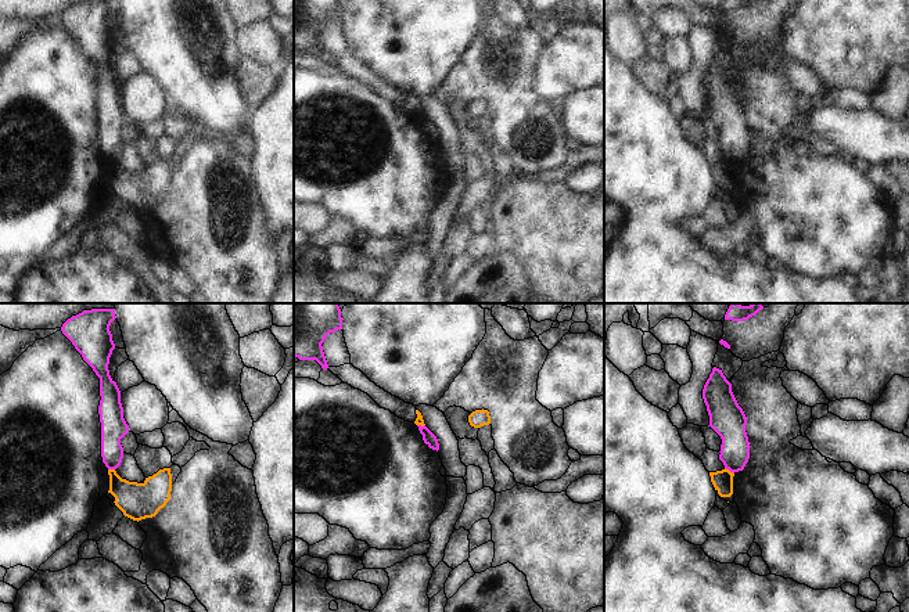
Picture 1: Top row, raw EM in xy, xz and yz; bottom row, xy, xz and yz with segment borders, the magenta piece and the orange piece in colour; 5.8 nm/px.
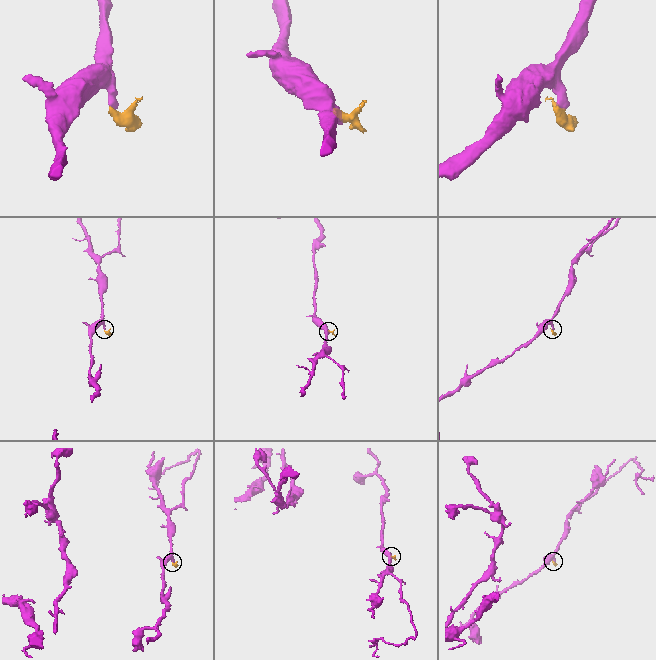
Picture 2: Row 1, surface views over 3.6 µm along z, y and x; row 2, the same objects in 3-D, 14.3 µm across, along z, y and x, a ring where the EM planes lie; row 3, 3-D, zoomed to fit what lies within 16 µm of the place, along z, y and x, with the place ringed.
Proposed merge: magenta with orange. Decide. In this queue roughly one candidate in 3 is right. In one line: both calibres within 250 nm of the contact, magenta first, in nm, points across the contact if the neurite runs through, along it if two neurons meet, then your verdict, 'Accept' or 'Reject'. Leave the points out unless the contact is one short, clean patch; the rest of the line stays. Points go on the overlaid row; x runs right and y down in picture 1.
Thickness 180 nm (magenta) against 120 nm. Boundary: yz (725, 467), (733, 474). Reject

